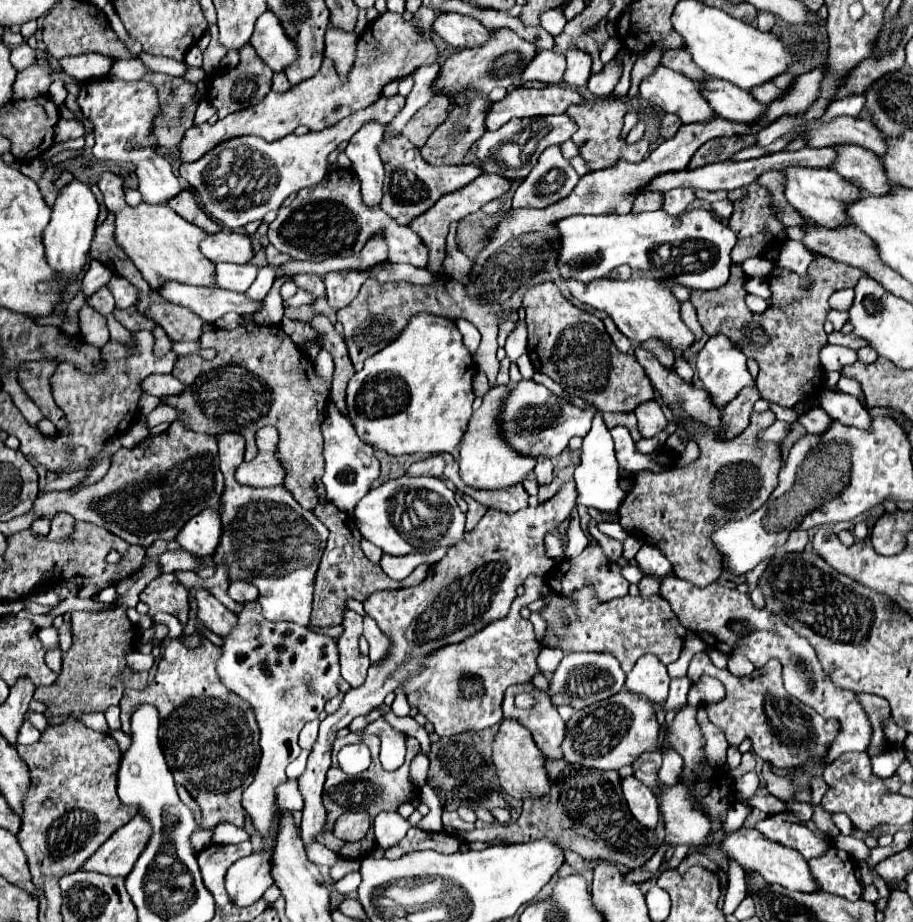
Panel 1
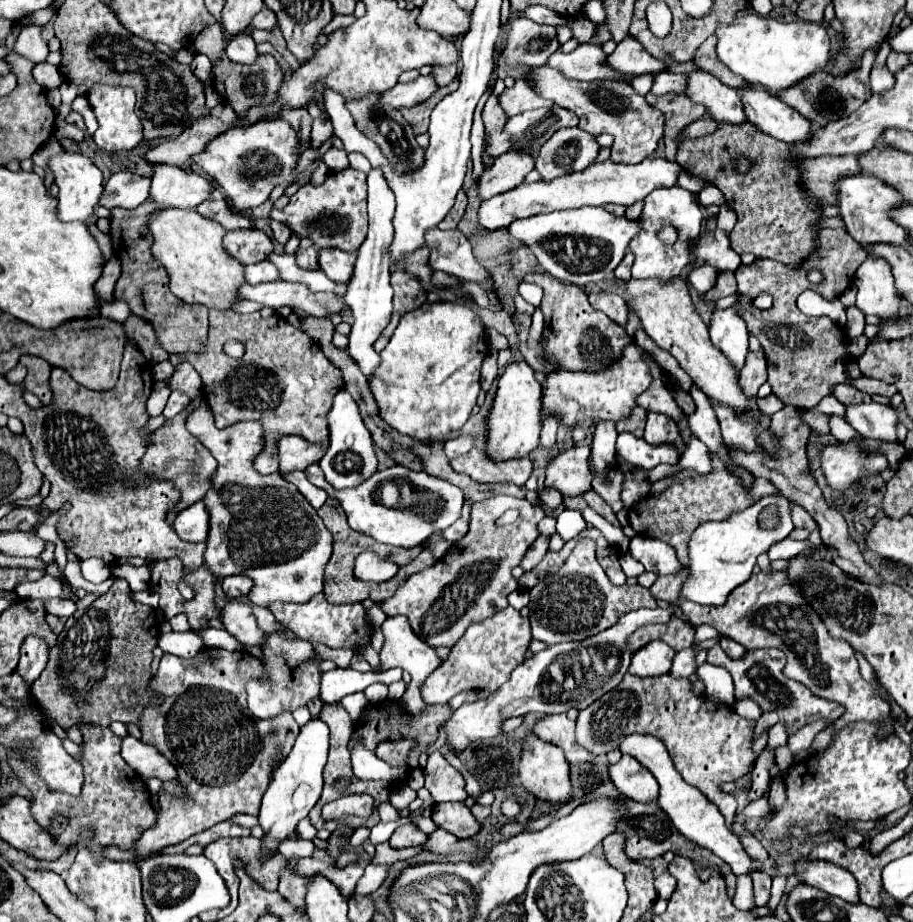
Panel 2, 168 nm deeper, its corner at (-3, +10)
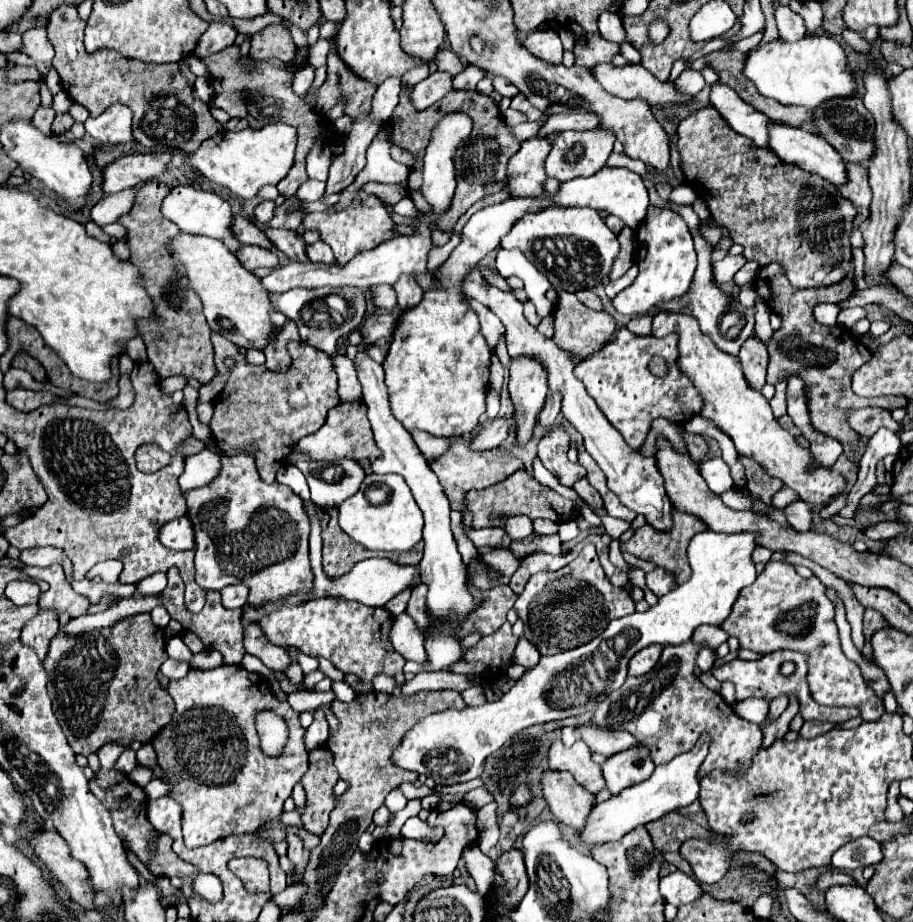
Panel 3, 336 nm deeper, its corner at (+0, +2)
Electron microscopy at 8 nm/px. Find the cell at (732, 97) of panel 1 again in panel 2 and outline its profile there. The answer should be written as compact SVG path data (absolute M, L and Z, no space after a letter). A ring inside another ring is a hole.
M743 86L737 90L747 122L755 124L761 132L783 140L787 144L805 140L813 128L799 112L793 112L777 96L767 94L761 86Z

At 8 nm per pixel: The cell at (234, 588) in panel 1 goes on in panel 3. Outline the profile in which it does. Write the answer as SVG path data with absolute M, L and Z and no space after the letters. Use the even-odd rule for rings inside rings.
M238 584L238 586L226 586L222 590L222 604L224 608L242 608L248 600L248 586Z

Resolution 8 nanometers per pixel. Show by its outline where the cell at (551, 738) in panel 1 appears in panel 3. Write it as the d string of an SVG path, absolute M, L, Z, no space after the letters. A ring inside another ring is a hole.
M554 740L554 744L550 746L550 752L548 752L548 758L550 758L552 770L570 772L574 776L574 780L580 786L584 786L586 790L596 794L606 788L602 770L598 764L592 762L590 748L586 748L586 744L582 744L582 740L578 740L572 748L566 748L562 744L562 740Z

